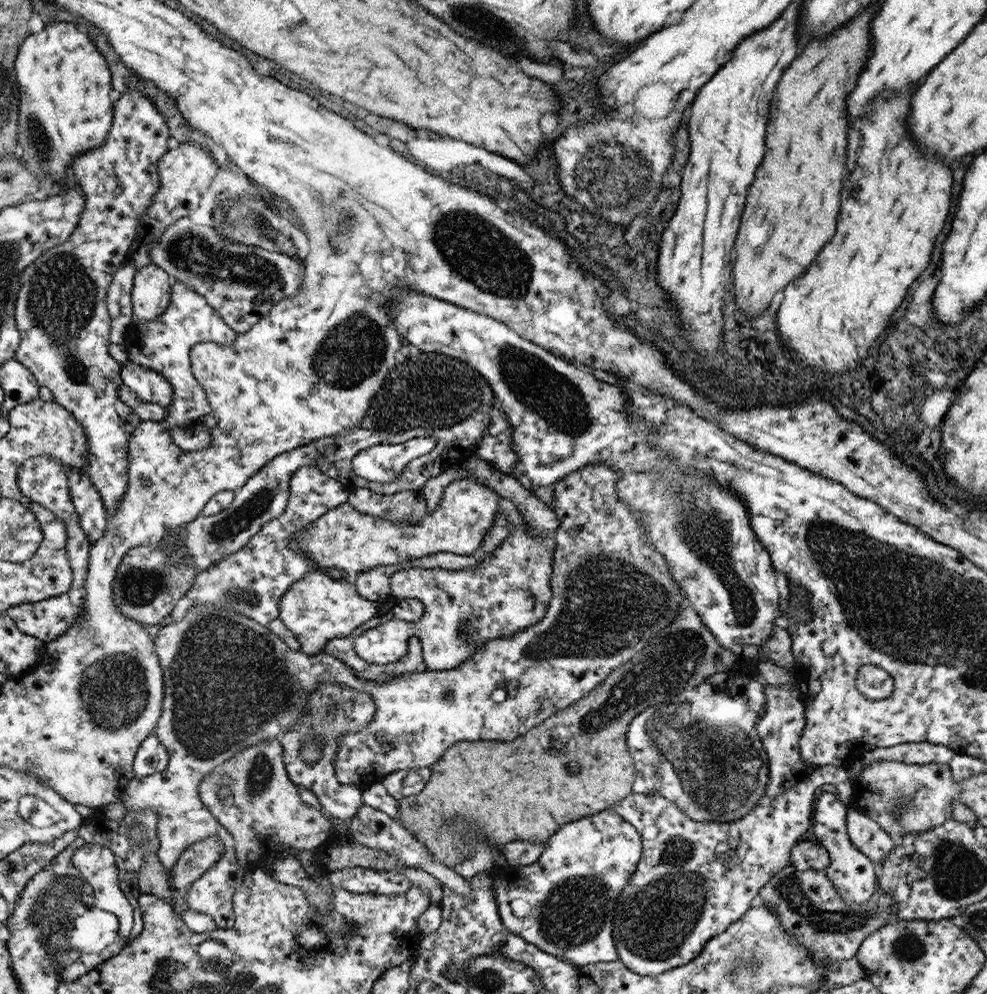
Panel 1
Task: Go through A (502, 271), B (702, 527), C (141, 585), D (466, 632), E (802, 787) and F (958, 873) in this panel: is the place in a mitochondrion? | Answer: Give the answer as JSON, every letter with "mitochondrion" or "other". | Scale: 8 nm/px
{"A":"mitochondrion","B":"mitochondrion","C":"mitochondrion","D":"mitochondrion","E":"other","F":"mitochondrion"}

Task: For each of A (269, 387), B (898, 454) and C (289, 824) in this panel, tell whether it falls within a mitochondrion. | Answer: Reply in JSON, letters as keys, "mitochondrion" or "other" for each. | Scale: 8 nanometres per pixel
{"A":"other","B":"other","C":"other"}

